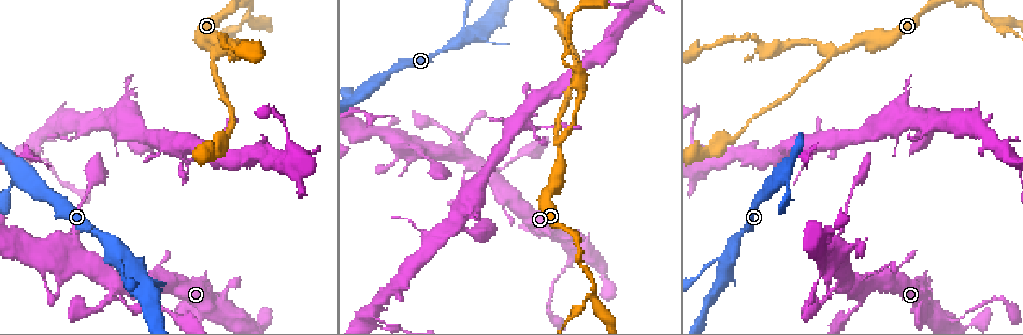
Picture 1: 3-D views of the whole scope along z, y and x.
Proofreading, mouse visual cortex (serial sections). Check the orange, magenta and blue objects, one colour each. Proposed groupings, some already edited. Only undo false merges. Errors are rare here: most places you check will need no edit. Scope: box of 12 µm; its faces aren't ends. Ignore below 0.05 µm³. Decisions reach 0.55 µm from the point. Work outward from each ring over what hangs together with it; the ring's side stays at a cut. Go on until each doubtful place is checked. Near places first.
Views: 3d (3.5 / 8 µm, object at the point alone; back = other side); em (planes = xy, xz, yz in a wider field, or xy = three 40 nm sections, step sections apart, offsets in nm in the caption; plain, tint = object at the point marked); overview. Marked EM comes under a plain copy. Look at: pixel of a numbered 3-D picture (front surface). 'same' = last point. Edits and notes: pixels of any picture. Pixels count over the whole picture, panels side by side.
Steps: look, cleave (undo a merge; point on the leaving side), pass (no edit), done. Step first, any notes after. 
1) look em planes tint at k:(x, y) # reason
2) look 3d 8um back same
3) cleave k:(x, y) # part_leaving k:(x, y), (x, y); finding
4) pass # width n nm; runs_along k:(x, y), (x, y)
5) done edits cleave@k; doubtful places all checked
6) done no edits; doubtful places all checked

look 3d 8um at 1:(835, 54) # three arms meet

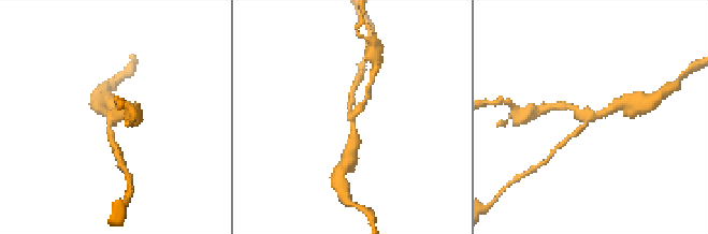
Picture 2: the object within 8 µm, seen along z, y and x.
look em xy step 1 tint at 2:(113, 119)

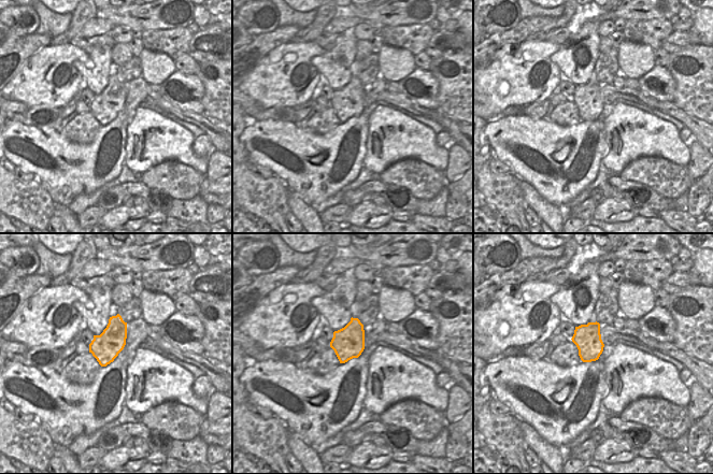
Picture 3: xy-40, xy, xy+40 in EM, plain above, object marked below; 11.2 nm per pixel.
pass # arms 3; runs_along 2:(352, 144), (352, 117), (366, 93); one cell here

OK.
look em xy step 2 tint at 1:(769, 49) # abrupt turn

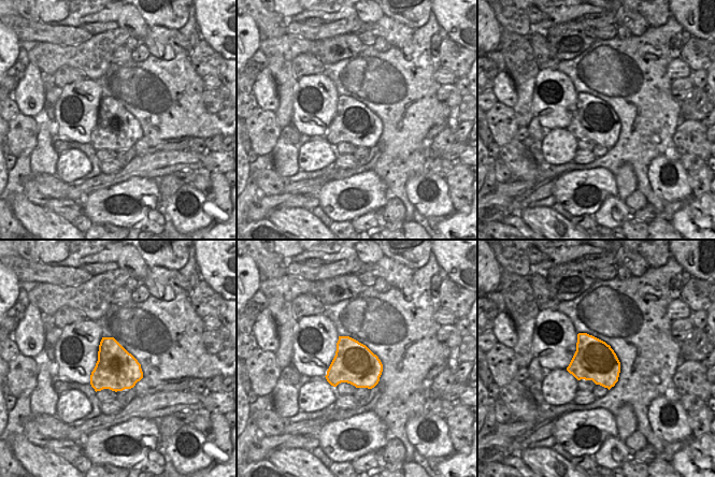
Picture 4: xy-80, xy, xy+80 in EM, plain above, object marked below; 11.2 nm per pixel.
look 3d 3.5um same # see where the arms go

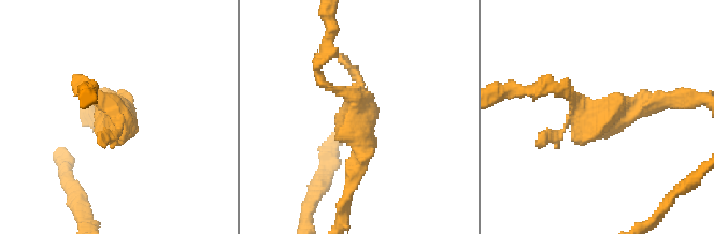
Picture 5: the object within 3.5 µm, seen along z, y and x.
pass # width 460 nm; runs_along 5:(354, 177), (357, 100), (327, 87), (317, 70); one cell here

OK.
look 3d 3.5um at 1:(247, 16) # narrows sharply

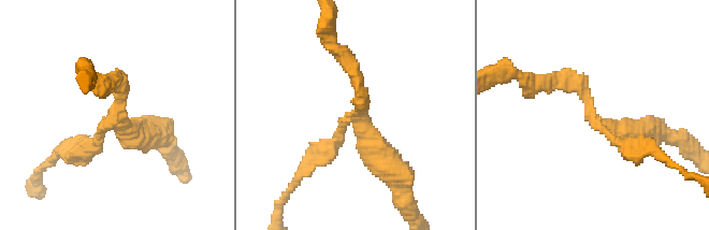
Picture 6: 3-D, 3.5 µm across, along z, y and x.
look em xy step 1 tint at 6:(354, 115) # arms 3; arm_widths 200, 250, 450 nm

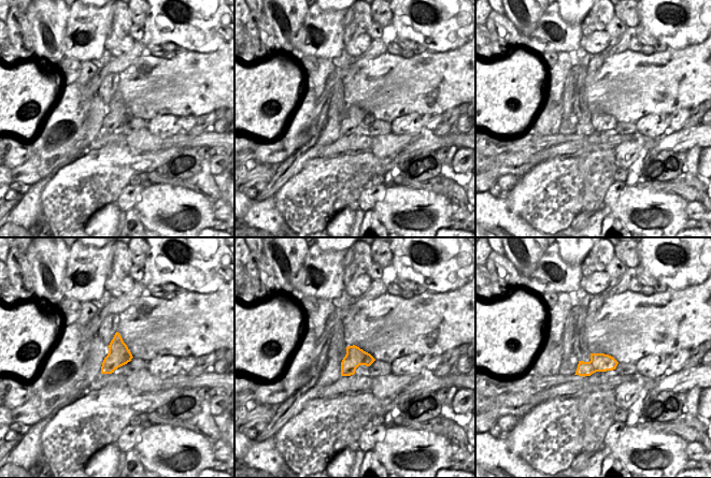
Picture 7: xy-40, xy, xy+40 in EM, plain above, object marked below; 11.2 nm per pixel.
pass # all the same cell

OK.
done no edits; doubtful places all checked

